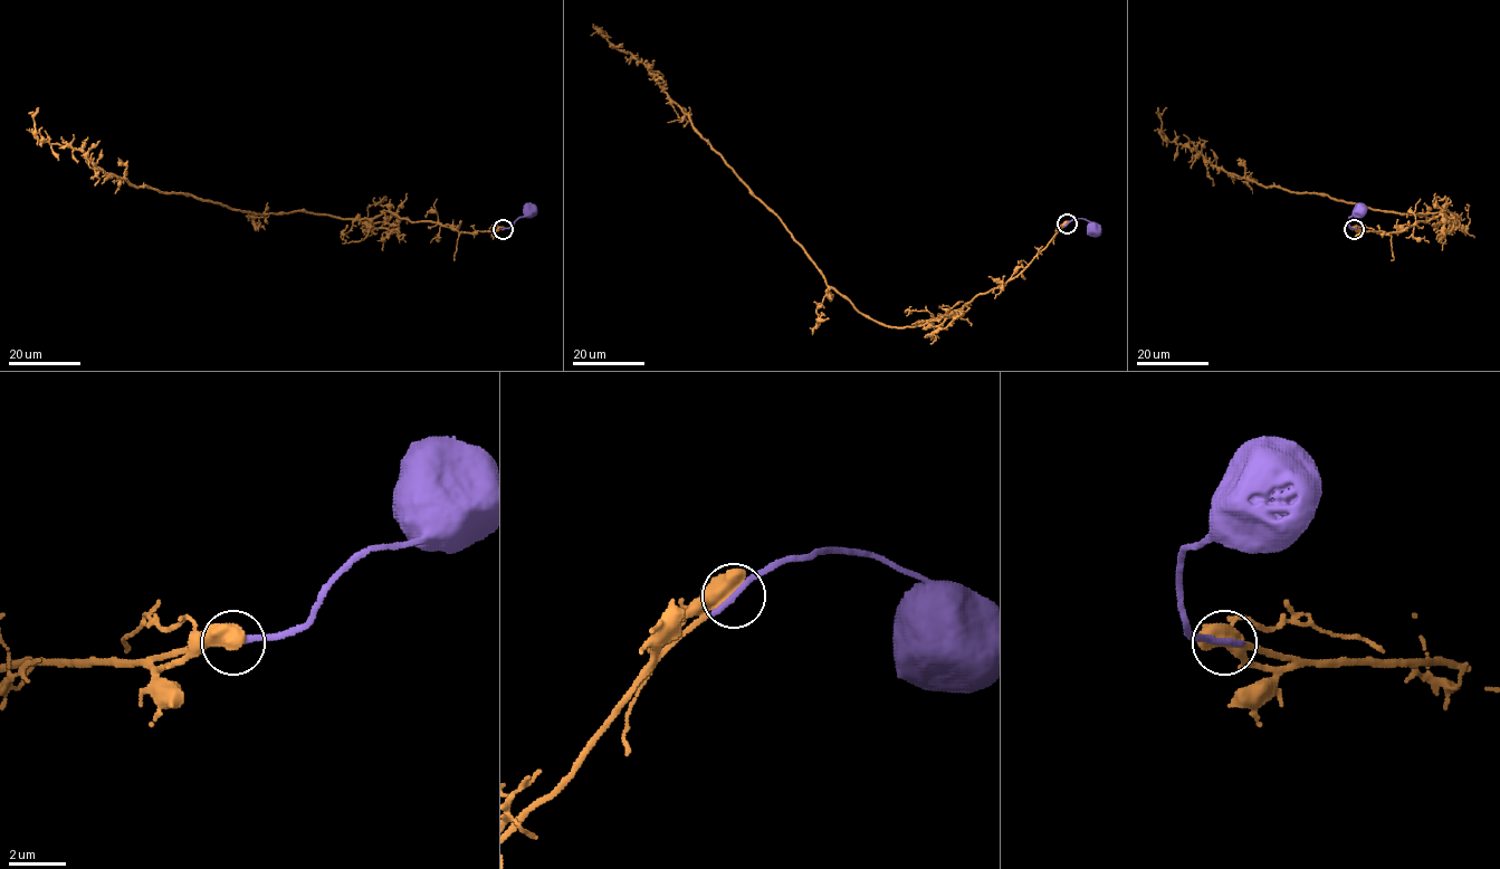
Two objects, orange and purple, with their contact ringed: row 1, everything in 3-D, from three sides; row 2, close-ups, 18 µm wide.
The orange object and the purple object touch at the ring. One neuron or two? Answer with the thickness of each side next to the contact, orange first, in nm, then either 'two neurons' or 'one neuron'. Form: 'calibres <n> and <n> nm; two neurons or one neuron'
calibres 800 and 280 nm; one neuron

